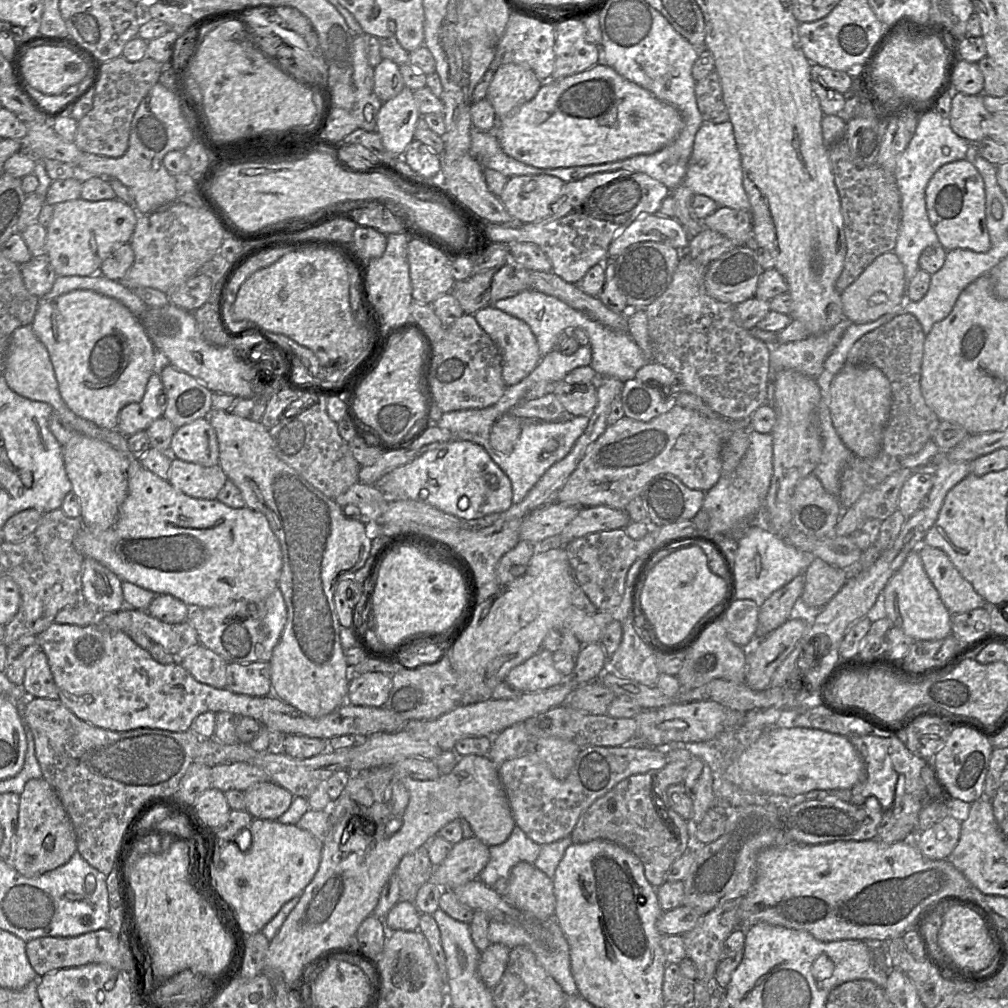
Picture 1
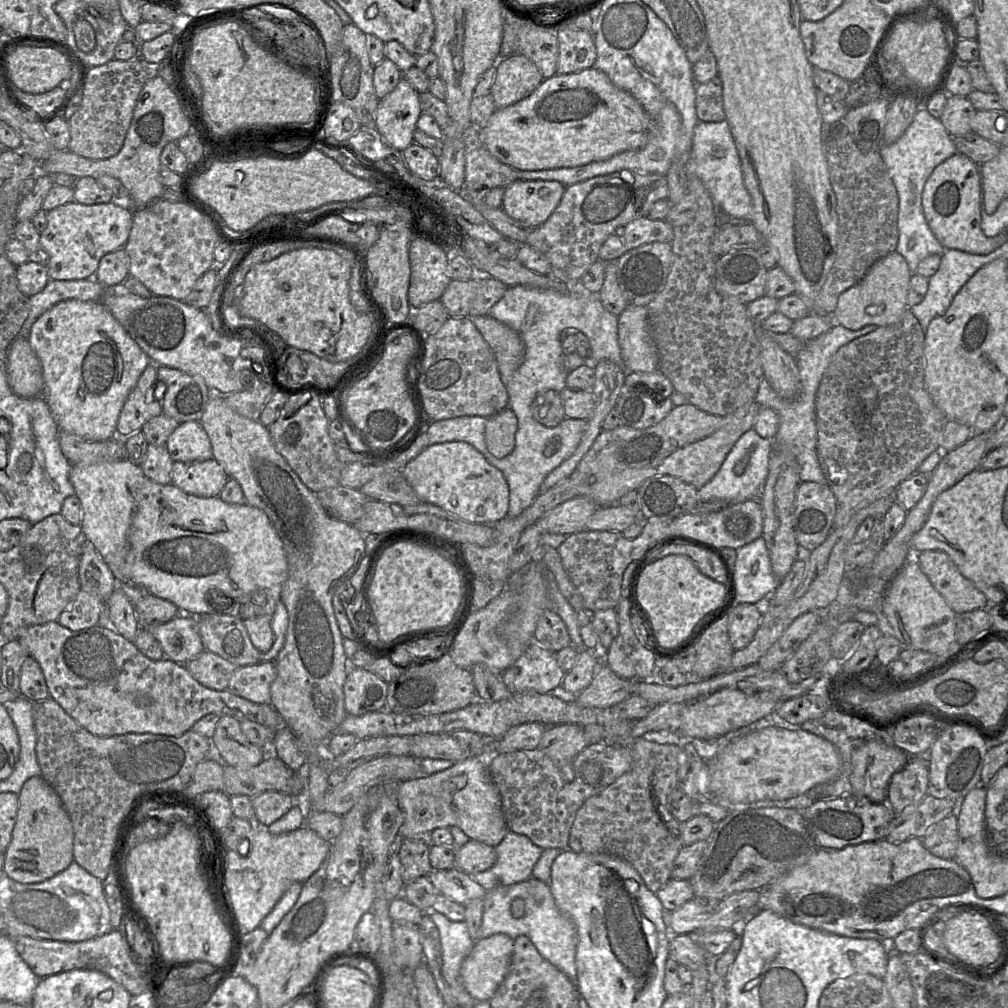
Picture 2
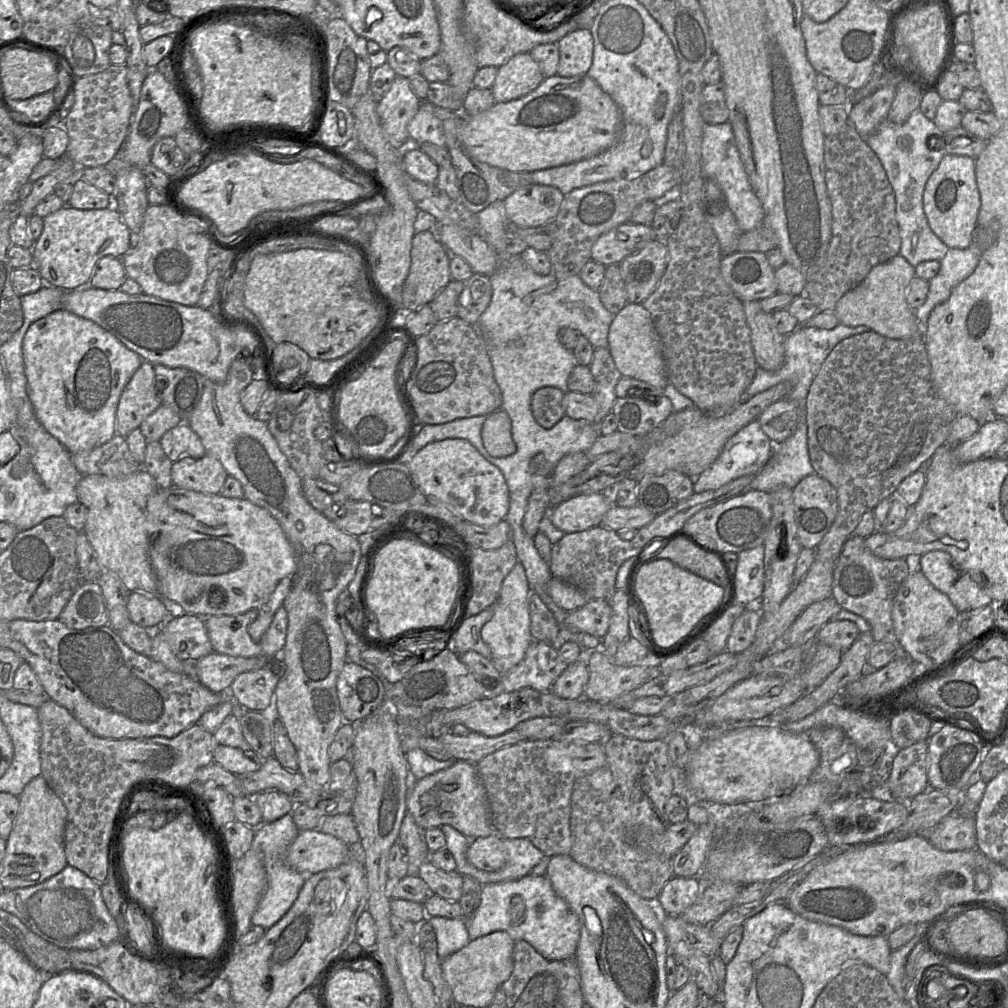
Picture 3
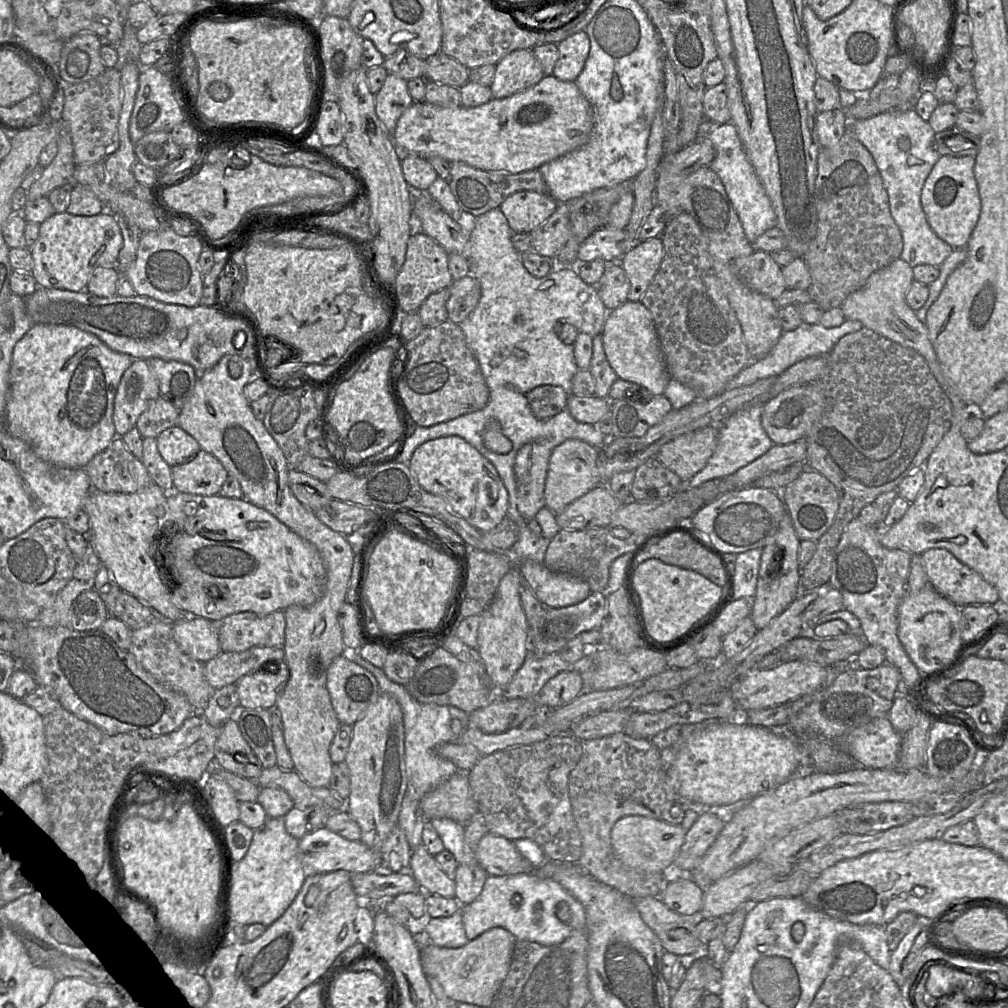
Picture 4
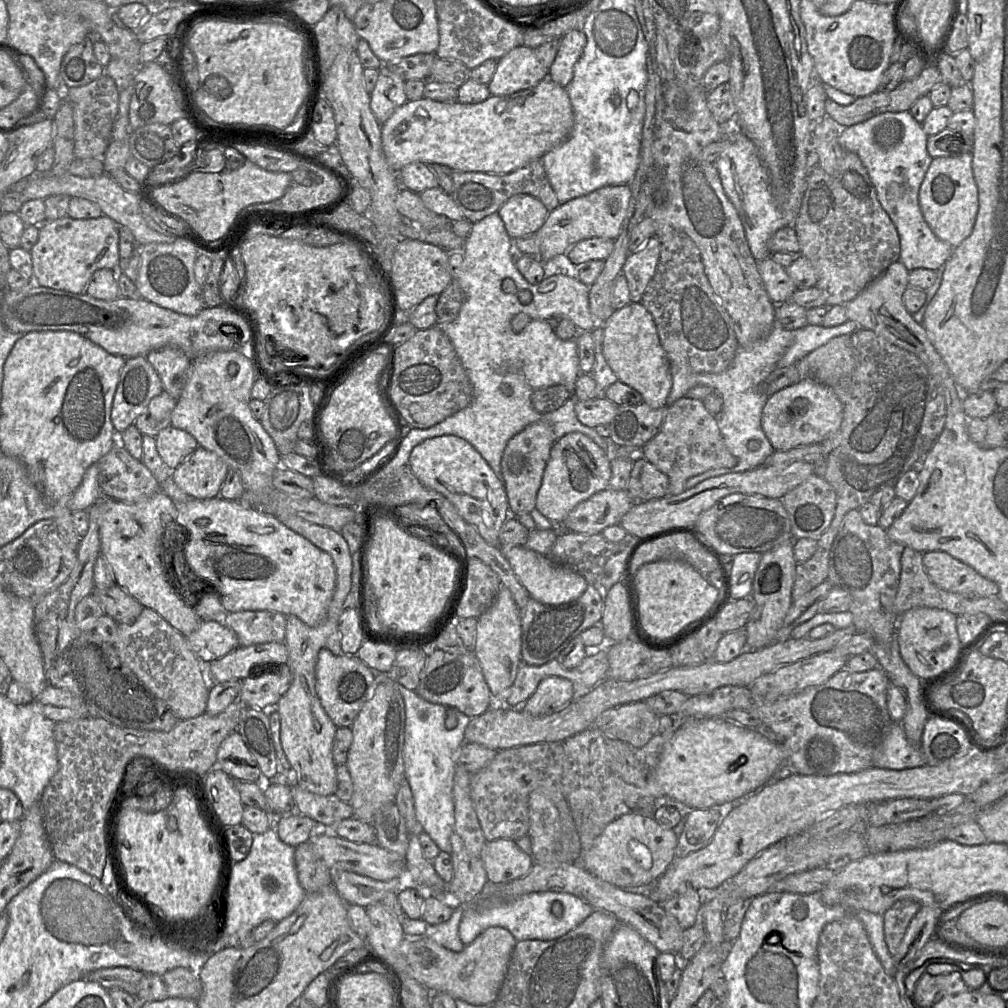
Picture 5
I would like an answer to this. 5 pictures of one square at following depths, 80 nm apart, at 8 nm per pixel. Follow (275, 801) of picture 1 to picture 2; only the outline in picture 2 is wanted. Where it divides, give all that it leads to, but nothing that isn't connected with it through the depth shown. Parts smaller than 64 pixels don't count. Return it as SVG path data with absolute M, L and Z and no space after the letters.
M266 791L251 797L254 822L269 826L284 816L294 805L296 798L278 791Z

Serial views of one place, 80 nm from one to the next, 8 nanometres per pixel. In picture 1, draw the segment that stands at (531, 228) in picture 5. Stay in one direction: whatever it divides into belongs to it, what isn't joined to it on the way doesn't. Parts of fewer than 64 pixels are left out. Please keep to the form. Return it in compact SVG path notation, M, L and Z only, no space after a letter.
M545 174L509 177L500 201L514 220L532 223L548 217L565 182Z

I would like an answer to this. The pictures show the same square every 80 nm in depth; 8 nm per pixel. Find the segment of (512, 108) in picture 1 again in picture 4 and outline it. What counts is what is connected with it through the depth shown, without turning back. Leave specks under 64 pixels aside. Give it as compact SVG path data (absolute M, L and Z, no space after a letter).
M532 49L515 50L496 63L489 86L492 97L501 99L536 85L545 76Z

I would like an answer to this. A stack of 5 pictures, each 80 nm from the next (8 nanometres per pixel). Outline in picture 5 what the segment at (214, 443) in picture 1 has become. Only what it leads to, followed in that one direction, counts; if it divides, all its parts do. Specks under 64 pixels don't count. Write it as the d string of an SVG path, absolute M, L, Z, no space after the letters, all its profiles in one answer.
M168 425L155 437L157 452L168 469L174 470L182 458L199 446L197 440L187 431Z

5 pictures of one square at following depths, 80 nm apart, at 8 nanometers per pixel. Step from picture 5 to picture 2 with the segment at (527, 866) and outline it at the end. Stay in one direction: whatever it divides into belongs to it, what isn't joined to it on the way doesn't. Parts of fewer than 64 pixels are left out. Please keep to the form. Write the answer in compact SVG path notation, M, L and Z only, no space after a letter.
M470 839L455 851L455 867L472 875L491 868L497 859L495 847Z

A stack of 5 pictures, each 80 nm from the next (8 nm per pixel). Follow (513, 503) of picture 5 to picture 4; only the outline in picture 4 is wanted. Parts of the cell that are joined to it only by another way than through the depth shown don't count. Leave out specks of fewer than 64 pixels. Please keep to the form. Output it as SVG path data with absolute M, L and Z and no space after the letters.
M534 441L524 444L516 454L517 508L526 521L545 507L545 482L553 449L547 441Z

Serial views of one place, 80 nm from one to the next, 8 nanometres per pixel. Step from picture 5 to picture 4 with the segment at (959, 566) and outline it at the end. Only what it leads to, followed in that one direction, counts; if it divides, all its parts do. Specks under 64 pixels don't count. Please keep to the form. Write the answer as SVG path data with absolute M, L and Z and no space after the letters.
M932 548L922 554L922 560L930 585L959 608L971 604L1000 605L998 590L979 573L959 561L943 548Z

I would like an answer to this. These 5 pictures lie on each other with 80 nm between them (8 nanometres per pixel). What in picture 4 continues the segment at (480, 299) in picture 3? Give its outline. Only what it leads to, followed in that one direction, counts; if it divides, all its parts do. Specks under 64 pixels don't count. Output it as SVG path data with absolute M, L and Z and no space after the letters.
M472 275L453 280L449 286L450 296L446 303L448 320L459 324L464 321L477 306L481 297L479 281Z

